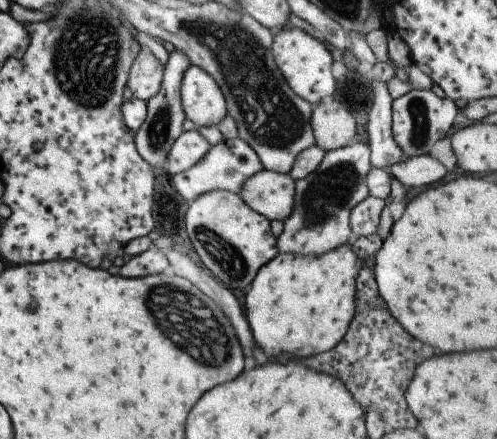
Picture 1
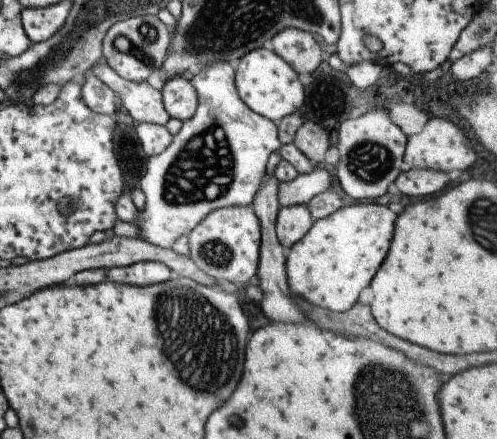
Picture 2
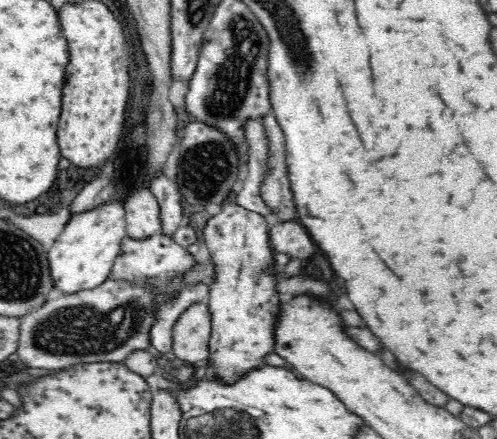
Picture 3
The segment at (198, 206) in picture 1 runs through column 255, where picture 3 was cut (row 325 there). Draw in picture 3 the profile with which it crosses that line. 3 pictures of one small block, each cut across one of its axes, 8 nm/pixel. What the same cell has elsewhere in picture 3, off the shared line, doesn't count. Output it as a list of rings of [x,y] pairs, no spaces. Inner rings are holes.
[[[235,199],[221,210],[221,213],[207,222],[204,238],[216,263],[214,278],[208,288],[210,289],[210,316],[212,319],[212,334],[208,342],[211,356],[209,373],[219,376],[227,384],[234,384],[244,372],[264,365],[263,357],[273,350],[273,326],[275,325],[276,310],[278,310],[278,294],[274,291],[277,282],[271,276],[271,270],[276,267],[270,246],[268,246],[268,223],[264,216],[256,212],[248,212],[245,208],[235,204]]]

